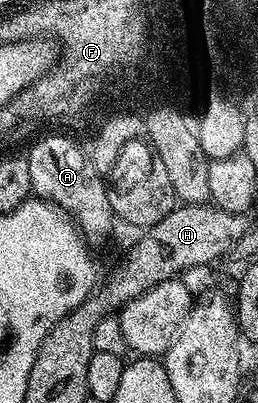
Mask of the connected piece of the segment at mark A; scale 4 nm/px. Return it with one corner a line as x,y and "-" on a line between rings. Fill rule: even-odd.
44,134
35,142
37,144
26,152
33,193
67,212
89,245
102,243
111,234
114,225
110,188
102,172
94,168
87,151
79,148
68,134

